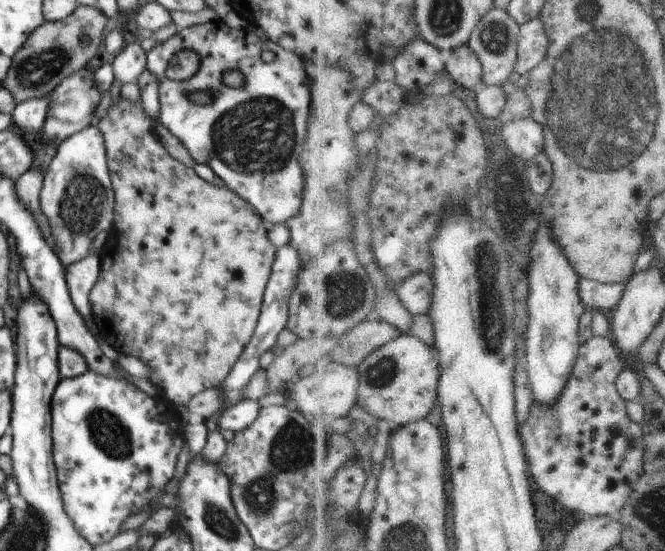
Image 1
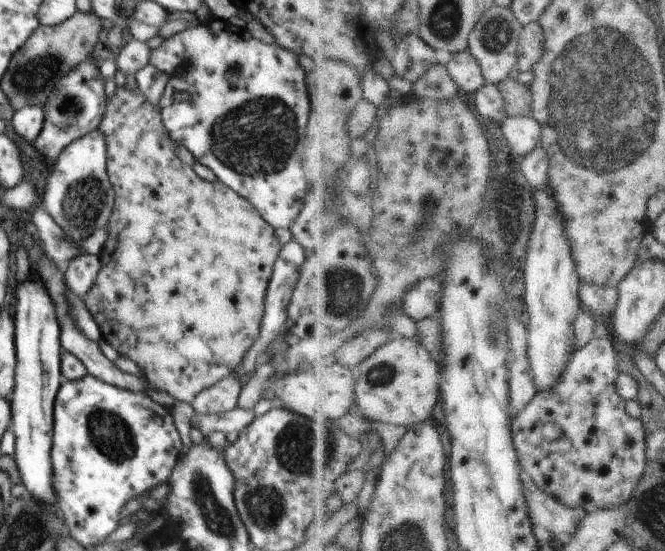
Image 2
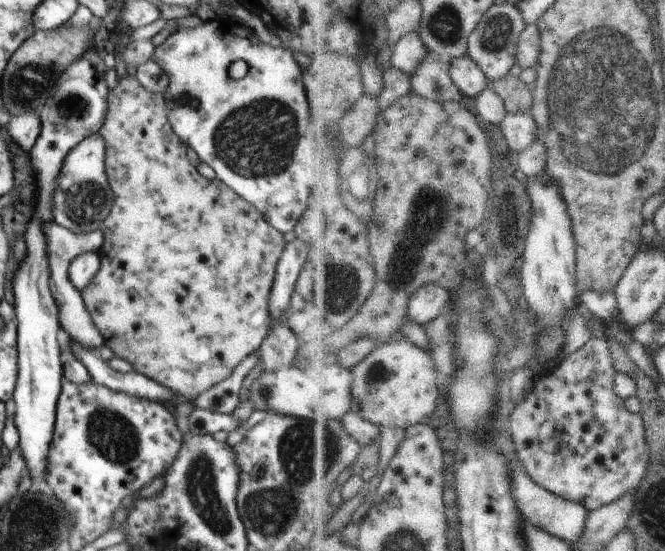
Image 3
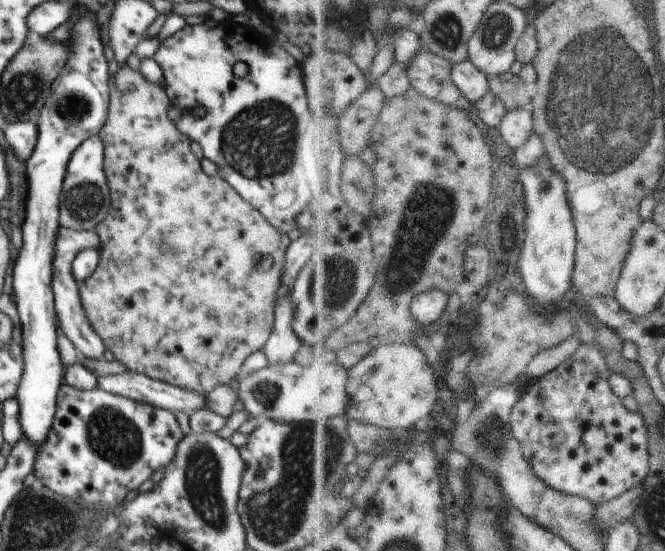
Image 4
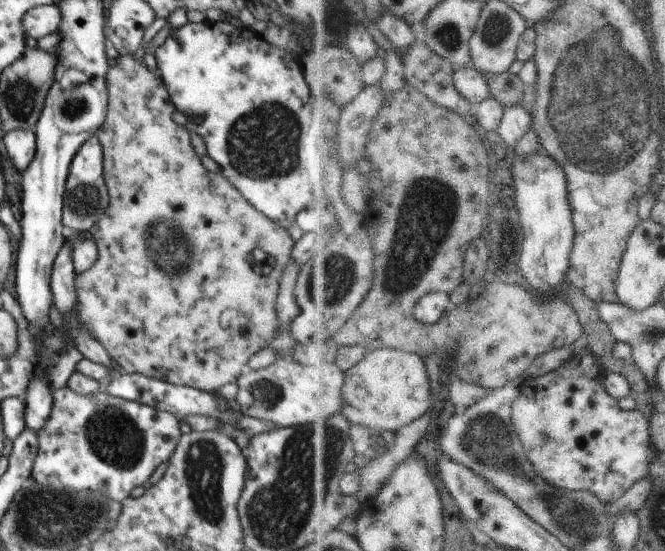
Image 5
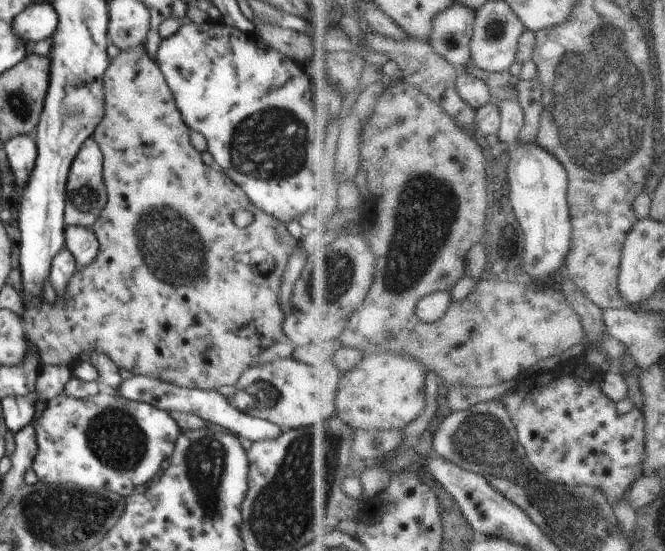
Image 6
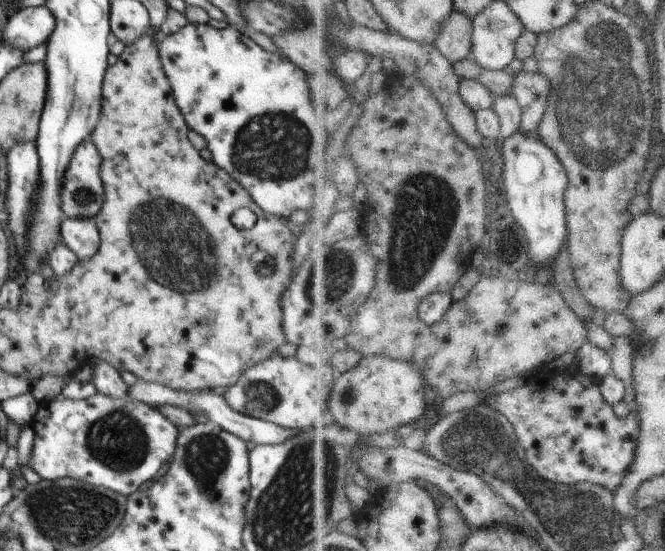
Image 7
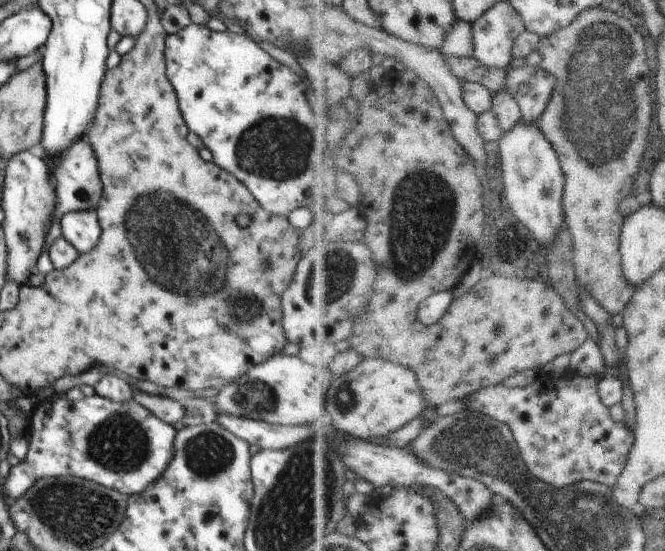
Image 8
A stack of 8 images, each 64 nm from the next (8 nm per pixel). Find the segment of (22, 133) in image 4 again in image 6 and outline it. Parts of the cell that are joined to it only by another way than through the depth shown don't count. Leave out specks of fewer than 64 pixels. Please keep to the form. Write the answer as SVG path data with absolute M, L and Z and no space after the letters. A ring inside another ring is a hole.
M16 136L4 143L10 169L14 172L14 188L18 186L20 190L14 190L18 194L16 202L22 198L22 188L26 186L30 172L36 166L37 146L33 136Z

